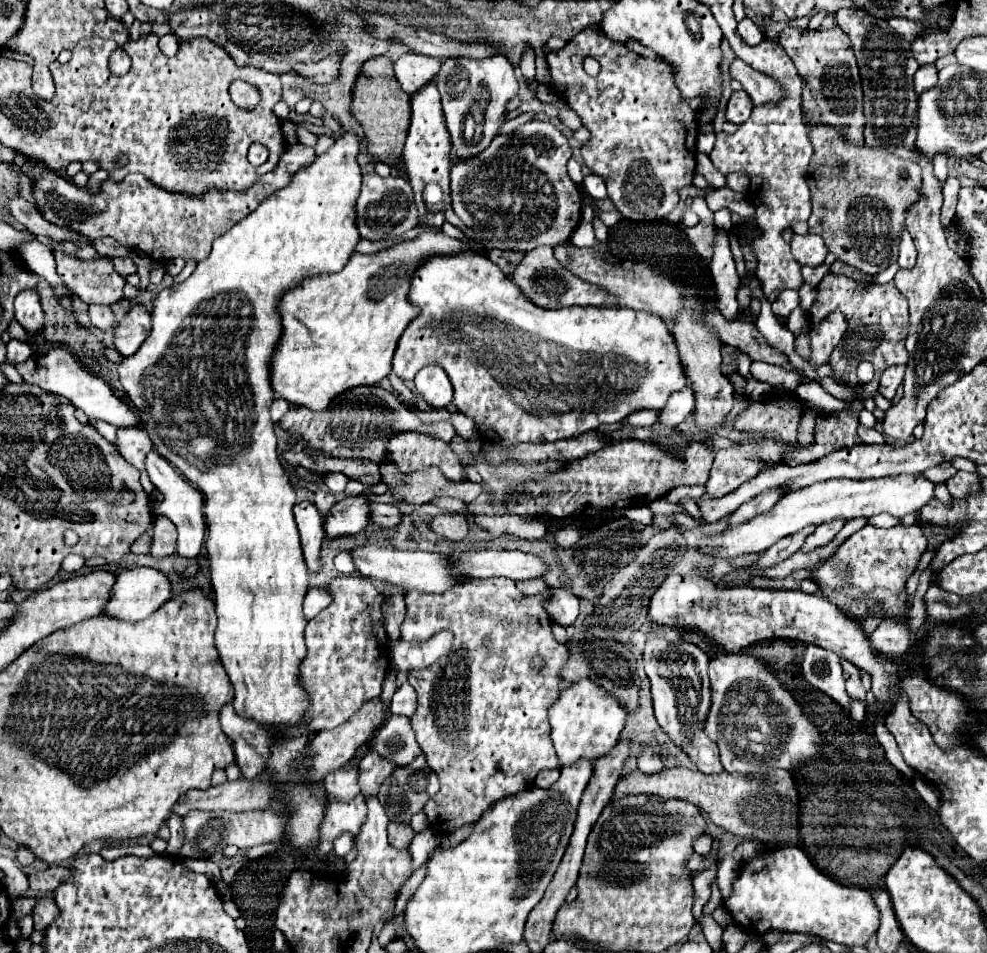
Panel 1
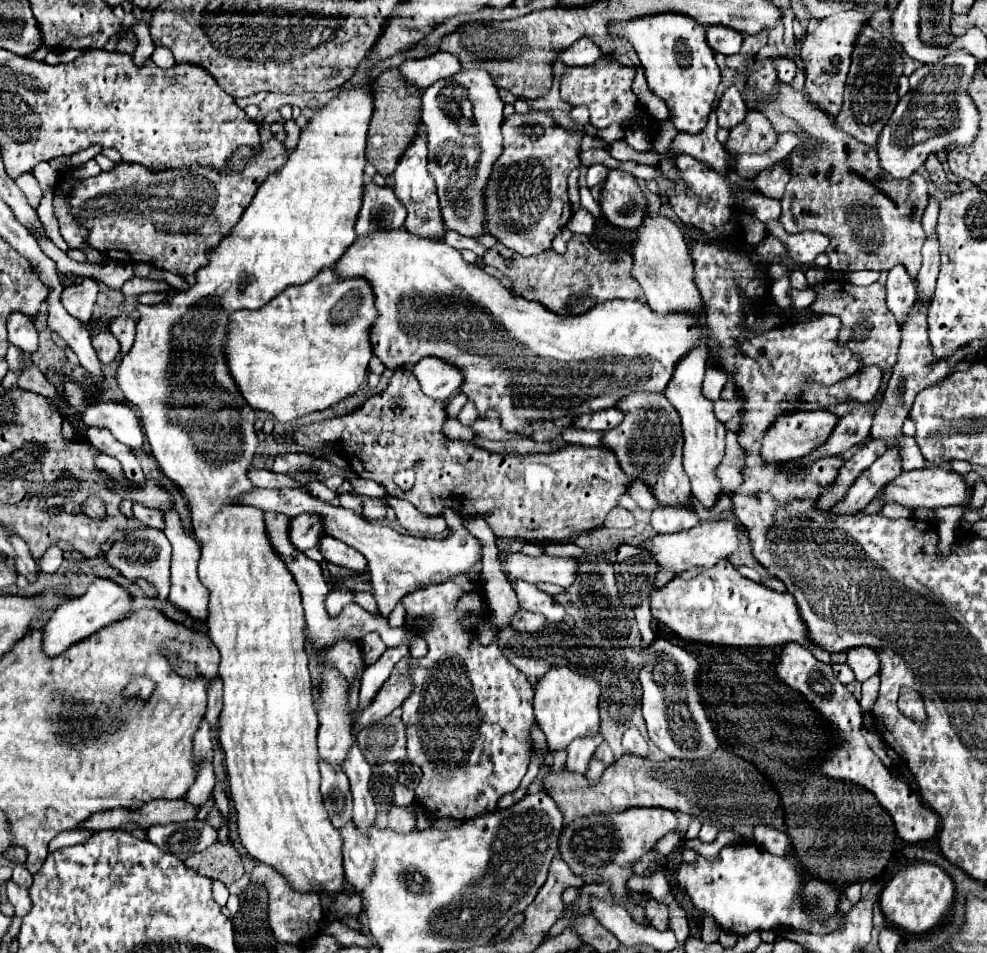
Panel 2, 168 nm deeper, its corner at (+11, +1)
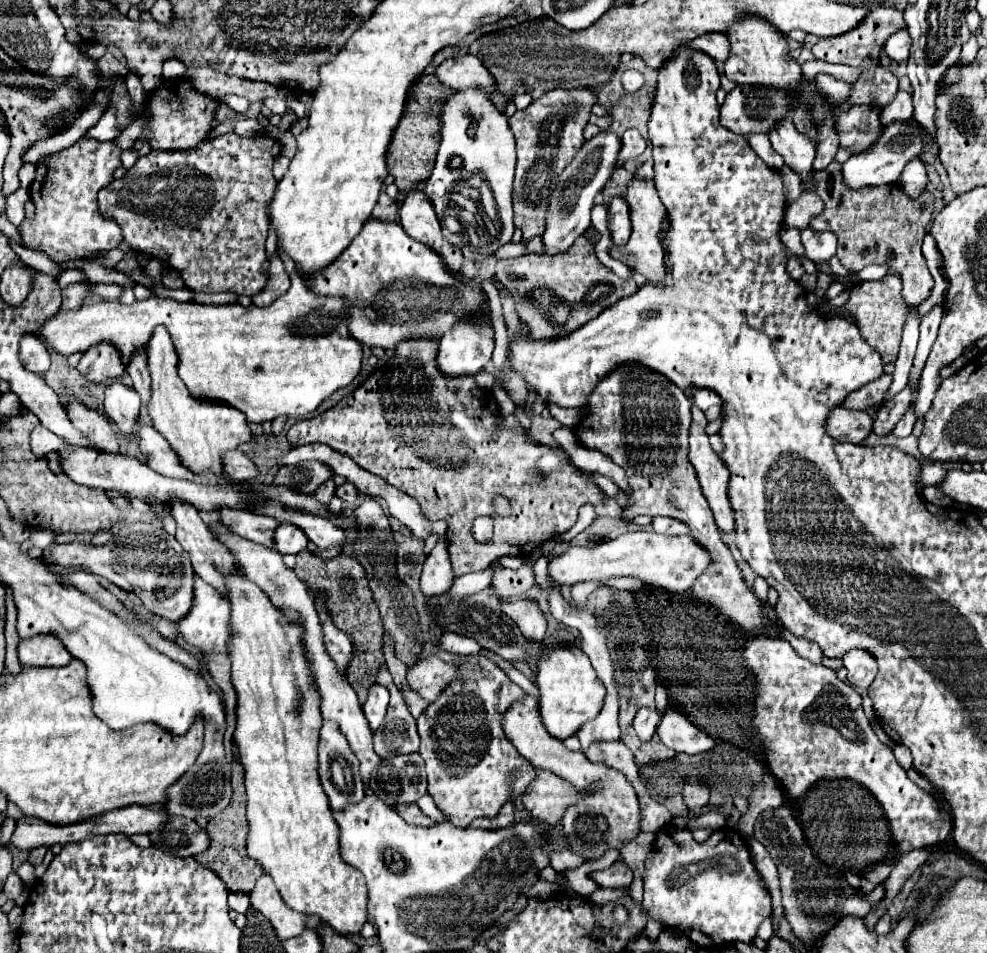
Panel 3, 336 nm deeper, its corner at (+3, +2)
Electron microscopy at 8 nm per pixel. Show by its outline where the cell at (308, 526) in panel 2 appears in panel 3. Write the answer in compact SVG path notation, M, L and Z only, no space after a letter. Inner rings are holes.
M278 525L274 531L274 549L280 555L296 555L302 549L306 549L308 541L306 537L302 537L302 533L298 533L298 529L294 529L294 525Z

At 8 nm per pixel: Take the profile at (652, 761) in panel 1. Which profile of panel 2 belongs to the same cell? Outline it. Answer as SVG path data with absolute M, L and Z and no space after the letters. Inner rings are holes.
M628 728L628 730L624 732L622 748L624 748L624 752L638 754L638 756L642 756L642 758L648 756L648 742L646 742L646 738L642 738L642 734L640 734L636 728Z

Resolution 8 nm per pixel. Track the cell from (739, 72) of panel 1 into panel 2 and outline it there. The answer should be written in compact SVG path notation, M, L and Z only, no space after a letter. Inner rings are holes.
M776 82L772 98L766 102L758 102L756 106L770 122L776 134L794 132L794 134L810 134L816 144L806 146L806 142L800 146L806 150L802 156L800 150L792 150L792 170L790 170L790 182L786 184L786 192L782 196L782 218L786 232L800 232L800 230L816 230L822 232L830 244L826 248L826 254L830 258L832 270L842 272L854 272L854 270L890 270L896 264L904 264L912 280L916 280L922 256L920 248L926 240L924 228L922 228L922 214L928 204L928 190L926 180L914 172L910 178L896 180L890 174L886 174L878 164L878 154L874 148L858 142L854 136L840 130L834 120L818 110L804 92L794 90L790 84Z

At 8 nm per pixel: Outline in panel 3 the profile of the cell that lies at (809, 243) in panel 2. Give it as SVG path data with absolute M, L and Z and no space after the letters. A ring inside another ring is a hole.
M814 229L802 231L802 245L810 261L828 261L836 253L836 237L834 233L818 233Z

